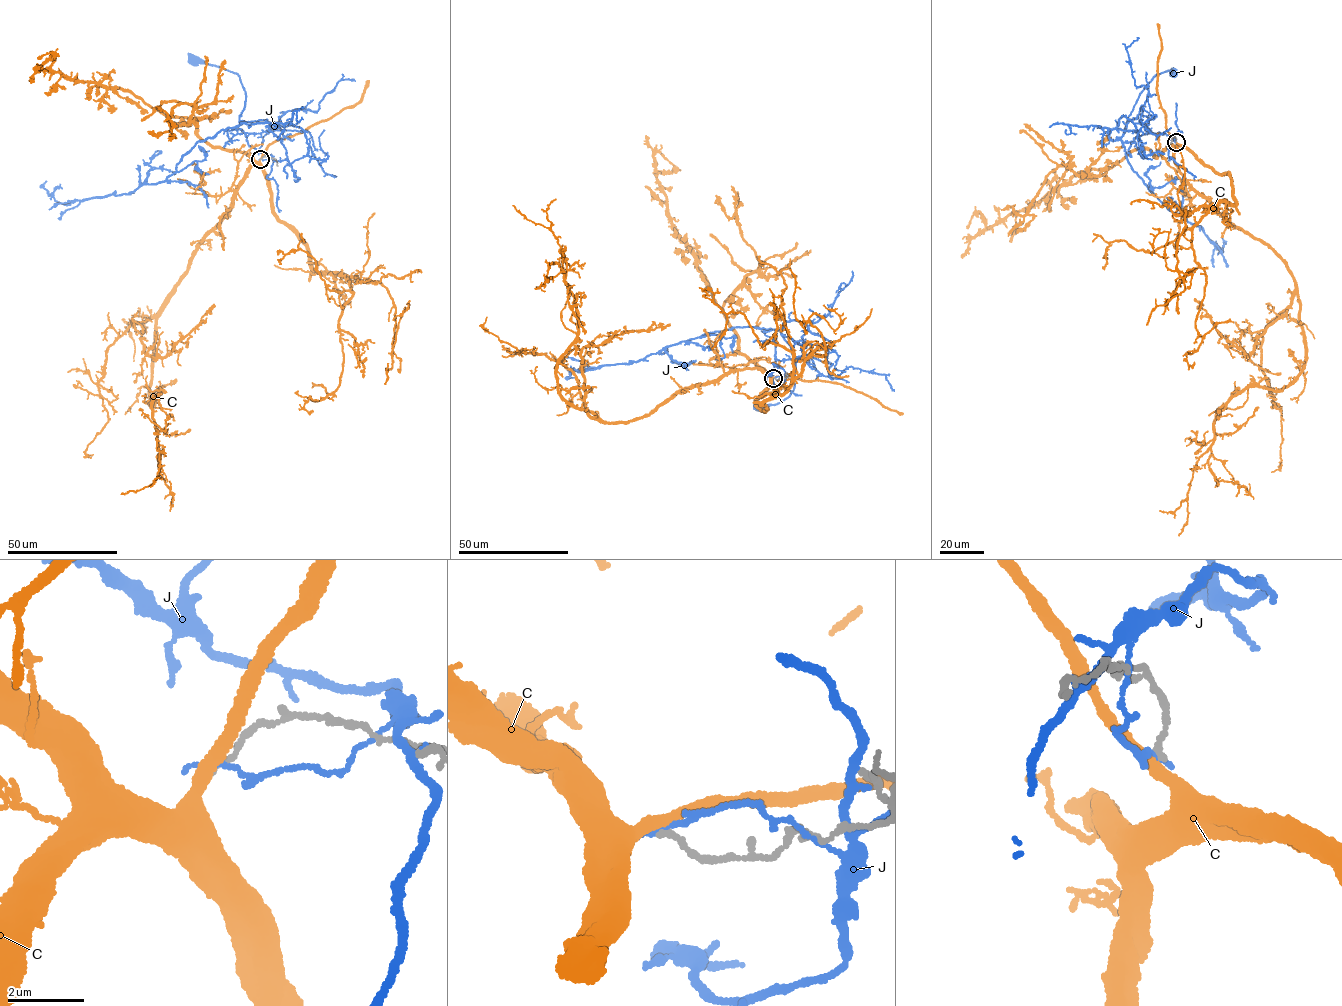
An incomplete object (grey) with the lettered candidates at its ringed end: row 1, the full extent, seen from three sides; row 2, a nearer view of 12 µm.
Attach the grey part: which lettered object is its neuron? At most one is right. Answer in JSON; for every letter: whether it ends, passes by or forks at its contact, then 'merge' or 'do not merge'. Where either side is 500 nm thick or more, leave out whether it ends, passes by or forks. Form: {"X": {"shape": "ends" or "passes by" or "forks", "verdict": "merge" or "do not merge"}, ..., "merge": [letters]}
{"C": {"shape": "passes by", "verdict": "do not merge"}, "J": {"shape": "ends", "verdict": "do not merge"}, "merge": []}

